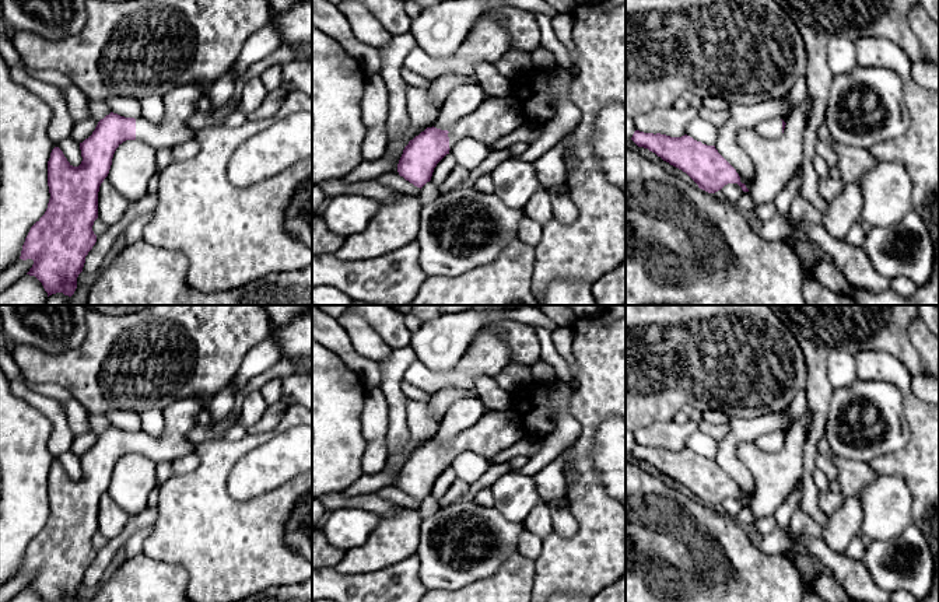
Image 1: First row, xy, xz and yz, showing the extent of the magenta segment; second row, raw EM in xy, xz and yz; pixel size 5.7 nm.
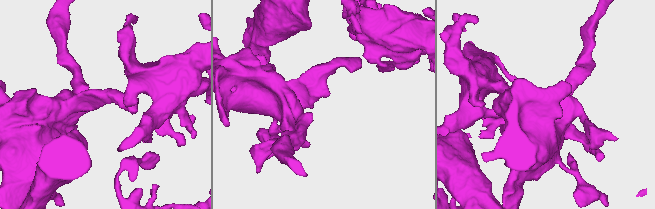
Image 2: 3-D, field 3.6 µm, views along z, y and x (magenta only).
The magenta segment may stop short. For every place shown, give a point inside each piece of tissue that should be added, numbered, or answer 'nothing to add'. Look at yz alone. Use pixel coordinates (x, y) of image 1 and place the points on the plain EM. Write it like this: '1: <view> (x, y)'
1: yz (773, 441)

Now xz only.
1: xz (497, 430)

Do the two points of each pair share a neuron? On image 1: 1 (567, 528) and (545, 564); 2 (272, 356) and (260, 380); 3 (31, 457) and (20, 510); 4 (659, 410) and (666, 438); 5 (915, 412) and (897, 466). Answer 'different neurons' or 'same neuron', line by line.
1: different neurons
2: different neurons
3: same neuron
4: different neurons
5: same neuron

